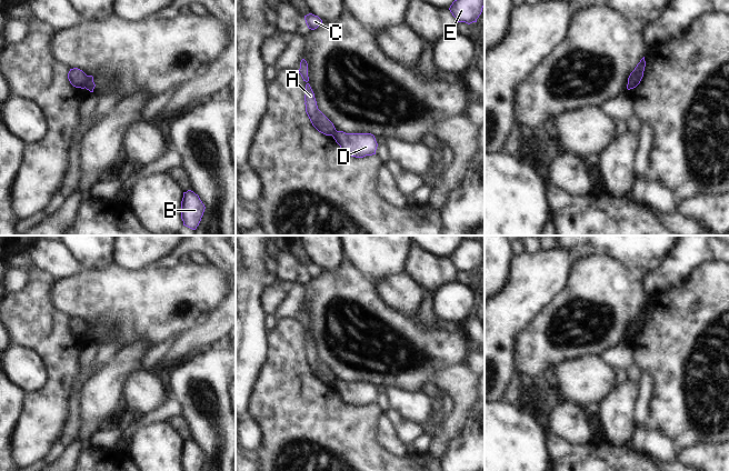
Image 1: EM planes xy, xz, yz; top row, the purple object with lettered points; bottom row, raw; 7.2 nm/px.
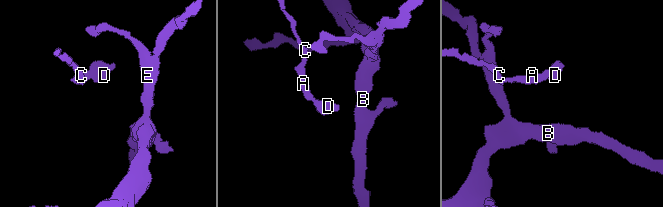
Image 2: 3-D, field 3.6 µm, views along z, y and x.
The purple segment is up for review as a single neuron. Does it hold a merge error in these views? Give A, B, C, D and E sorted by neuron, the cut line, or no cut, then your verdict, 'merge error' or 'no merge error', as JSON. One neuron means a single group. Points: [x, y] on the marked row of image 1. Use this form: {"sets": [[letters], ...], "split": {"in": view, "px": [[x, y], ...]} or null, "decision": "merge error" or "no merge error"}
{"sets": [["A", "B", "C", "E"], ["D"]], "split": {"in": "xy", "px": [[87, 76], [85, 87]]}, "decision": "merge error"}

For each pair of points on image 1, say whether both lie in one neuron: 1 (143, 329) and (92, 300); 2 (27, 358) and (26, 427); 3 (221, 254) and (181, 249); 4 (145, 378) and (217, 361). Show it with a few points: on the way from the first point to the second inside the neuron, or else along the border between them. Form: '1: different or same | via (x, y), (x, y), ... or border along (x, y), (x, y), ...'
1: same | via (131, 317), (115, 300), (105, 300)
2: different | border along (47, 376), (47, 381), (39, 389), (25, 393)
3: same | via (211, 247), (191, 247)
4: different | border along (163, 378), (166, 389), (170, 394)

